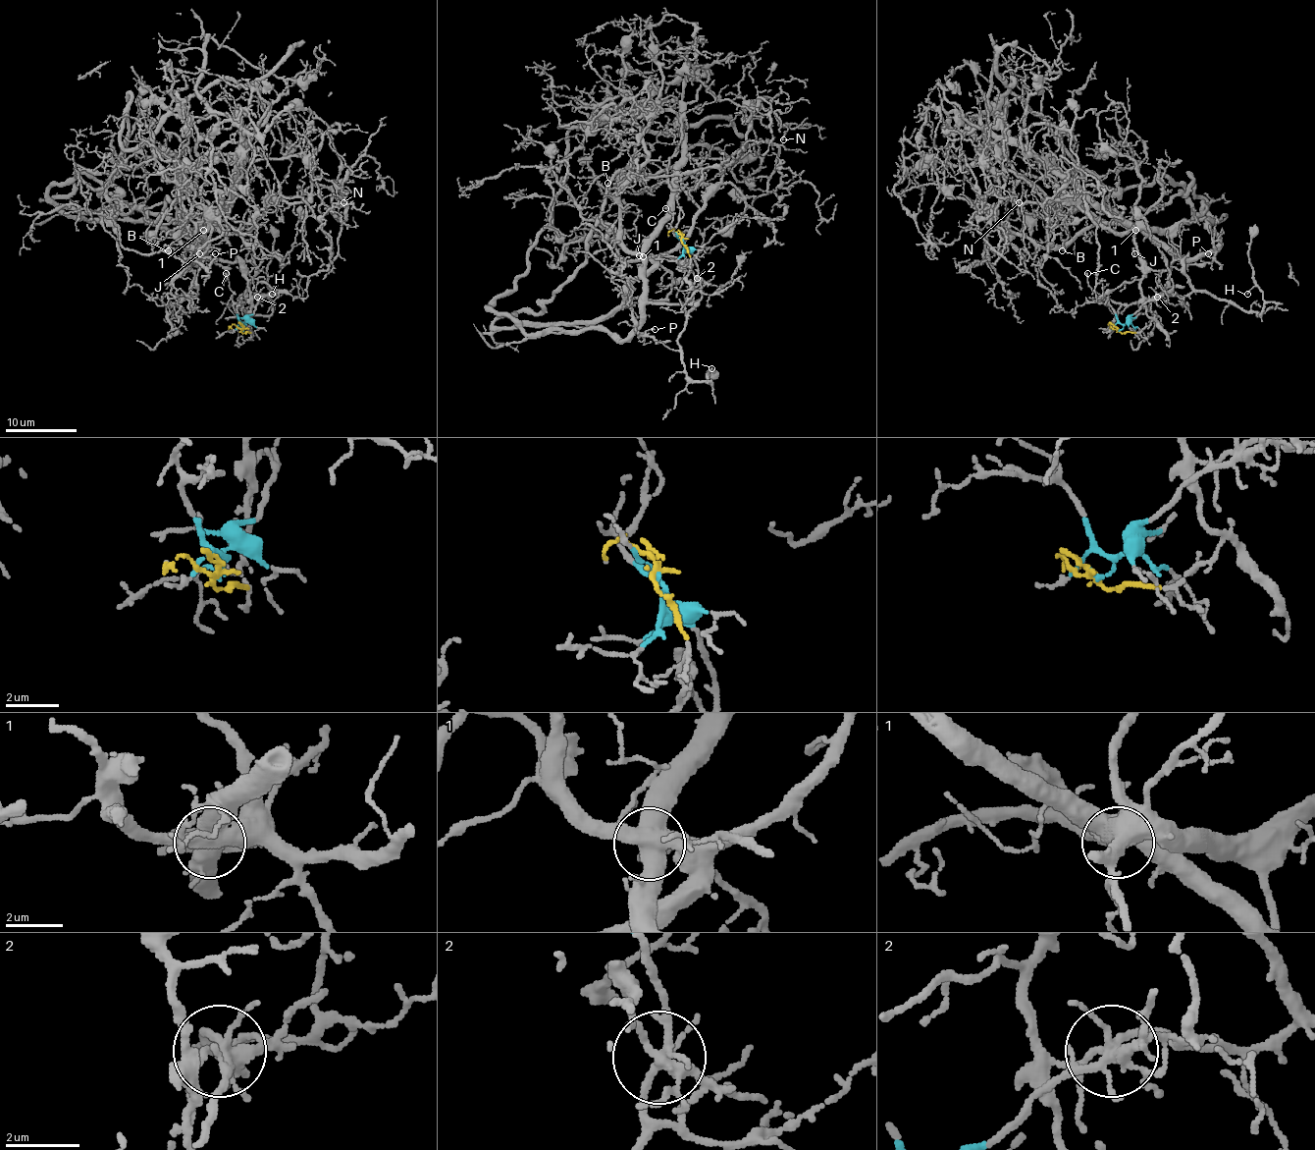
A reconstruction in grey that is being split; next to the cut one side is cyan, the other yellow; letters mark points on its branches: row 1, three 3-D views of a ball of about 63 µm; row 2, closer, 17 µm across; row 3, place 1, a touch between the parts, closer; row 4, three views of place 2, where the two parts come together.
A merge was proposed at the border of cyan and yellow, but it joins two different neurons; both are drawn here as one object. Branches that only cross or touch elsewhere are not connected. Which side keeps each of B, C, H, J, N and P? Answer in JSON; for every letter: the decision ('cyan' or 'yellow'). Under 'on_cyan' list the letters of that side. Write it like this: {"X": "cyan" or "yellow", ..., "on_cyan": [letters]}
{"B": "yellow", "C": "cyan", "H": "cyan", "J": "yellow", "N": "yellow", "P": "yellow", "on_cyan": ["C", "H"]}

